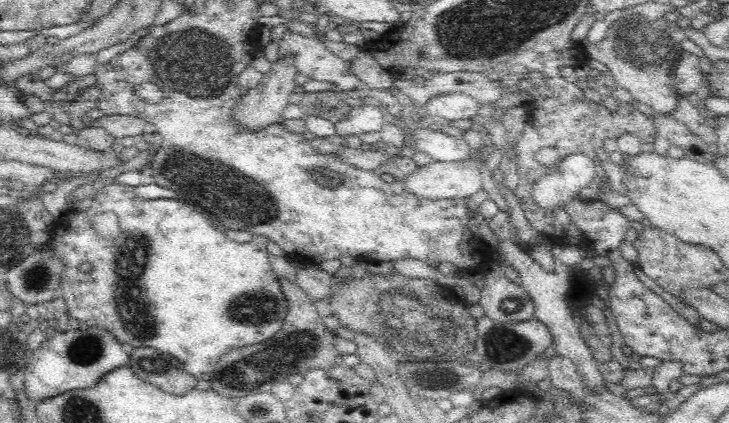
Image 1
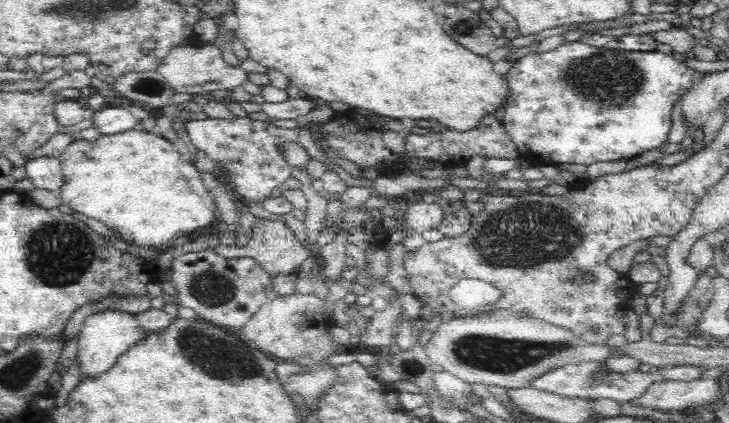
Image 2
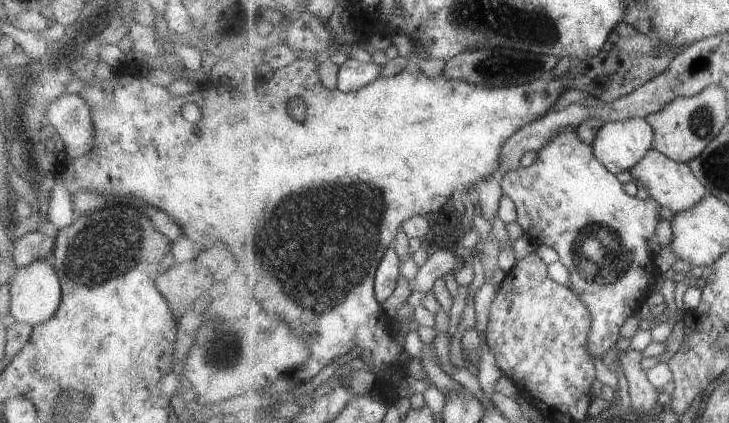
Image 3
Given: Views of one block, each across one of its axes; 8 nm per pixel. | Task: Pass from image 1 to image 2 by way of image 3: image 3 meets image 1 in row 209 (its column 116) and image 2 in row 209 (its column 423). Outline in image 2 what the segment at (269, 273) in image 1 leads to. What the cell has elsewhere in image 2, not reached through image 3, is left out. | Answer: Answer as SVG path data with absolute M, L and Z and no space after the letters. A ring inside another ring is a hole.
M137 127L113 135L102 135L97 141L76 138L59 157L64 184L60 188L61 202L82 216L100 220L110 230L118 232L122 240L133 246L157 246L168 249L181 242L185 234L213 224L216 205L200 178L201 171L190 162L184 162L172 147L172 142L156 130Z

